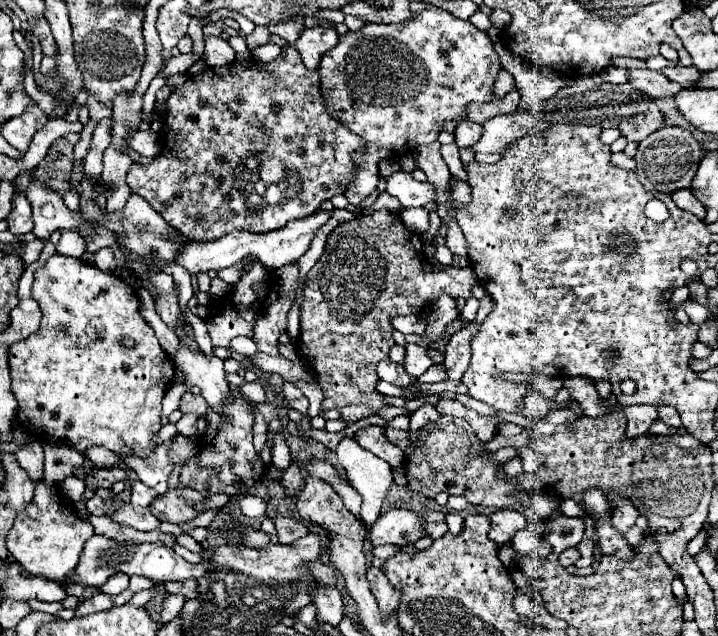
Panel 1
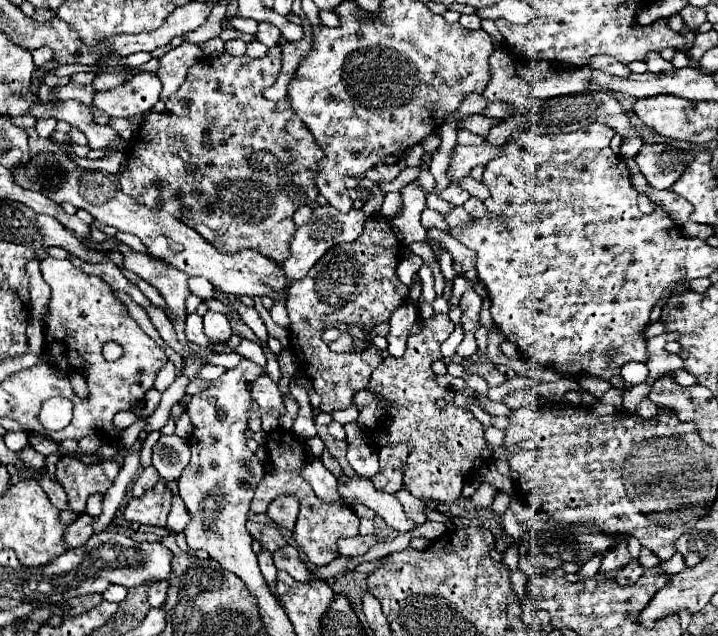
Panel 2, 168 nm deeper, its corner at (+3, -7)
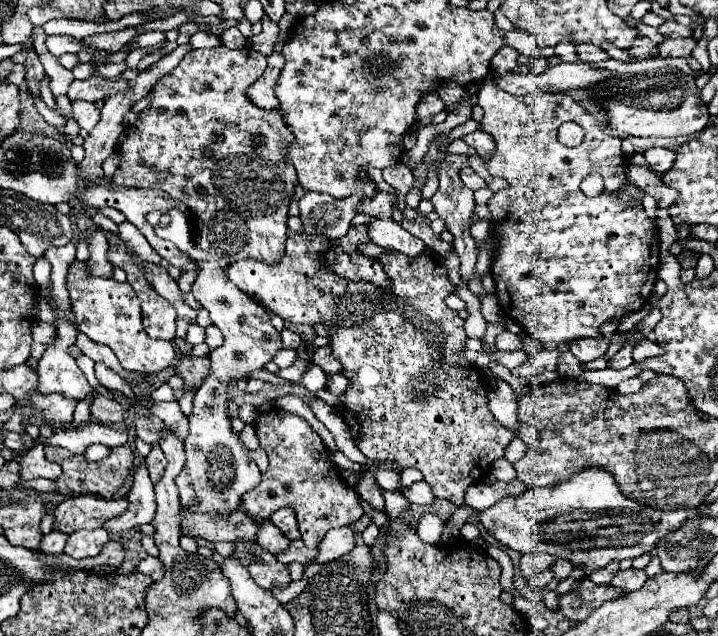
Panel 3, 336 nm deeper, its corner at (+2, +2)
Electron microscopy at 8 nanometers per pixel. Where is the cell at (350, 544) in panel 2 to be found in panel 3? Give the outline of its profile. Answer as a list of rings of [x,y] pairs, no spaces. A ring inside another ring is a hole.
[[[352,526],[332,528],[326,532],[318,546],[316,562],[332,562],[338,560],[342,554],[348,554],[354,548],[354,532]]]

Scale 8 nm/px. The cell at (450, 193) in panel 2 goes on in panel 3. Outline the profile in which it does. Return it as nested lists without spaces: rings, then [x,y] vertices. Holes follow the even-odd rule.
[[[468,166],[460,170],[460,180],[462,180],[462,184],[468,186],[470,190],[478,190],[478,188],[484,188],[484,186],[486,186],[486,182],[484,182],[472,168],[468,168]]]

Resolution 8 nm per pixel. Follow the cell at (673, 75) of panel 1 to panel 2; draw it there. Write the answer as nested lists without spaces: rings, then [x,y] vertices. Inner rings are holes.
[[[649,53],[649,55],[645,55],[643,61],[647,63],[647,69],[653,73],[673,73],[675,71],[675,67],[669,61],[665,61],[661,57],[661,53]]]

